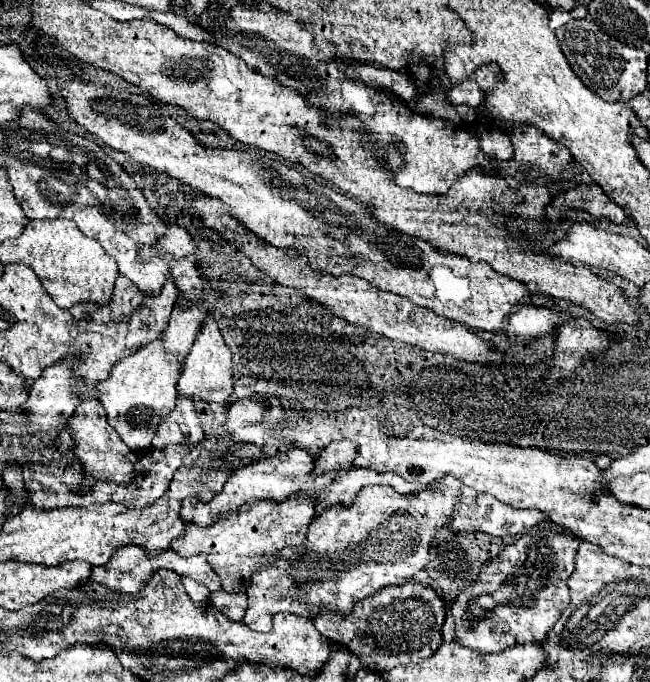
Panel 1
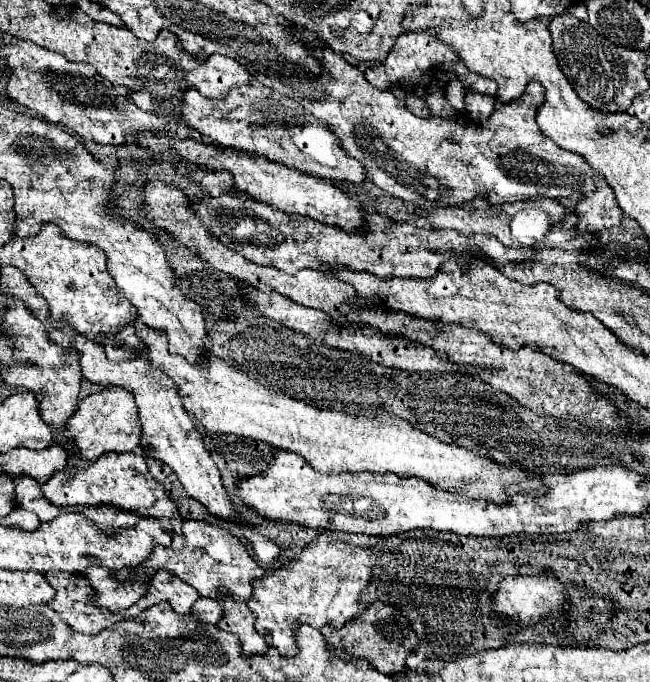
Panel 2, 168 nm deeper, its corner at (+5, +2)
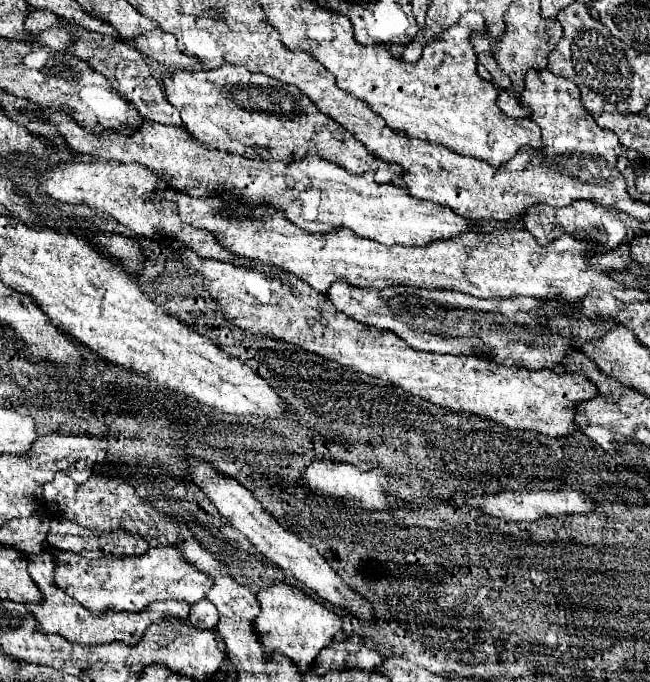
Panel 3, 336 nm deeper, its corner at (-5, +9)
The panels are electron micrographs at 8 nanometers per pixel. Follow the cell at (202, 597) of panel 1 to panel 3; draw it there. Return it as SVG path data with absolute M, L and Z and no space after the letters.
M39 553L39 555L29 555L27 557L27 571L33 579L33 583L41 591L41 601L39 603L27 603L27 611L35 617L35 629L41 633L55 633L61 635L63 639L71 643L81 643L81 645L103 645L103 643L113 643L121 641L125 645L137 645L147 631L151 623L157 623L161 619L187 619L189 605L183 605L183 601L163 601L151 605L151 609L143 613L105 613L103 617L91 617L87 609L83 609L75 599L67 597L67 593L61 593L61 589L55 589L51 585L51 569L55 569L55 563L49 559L49 553Z

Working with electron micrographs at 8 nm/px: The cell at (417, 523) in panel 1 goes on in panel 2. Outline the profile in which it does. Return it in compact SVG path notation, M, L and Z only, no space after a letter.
M319 532L315 540L314 545L305 546L285 568L277 568L269 576L253 580L253 594L247 608L255 614L257 632L267 644L277 646L283 656L293 656L297 652L293 630L299 624L343 628L345 616L349 616L349 620L355 618L361 608L361 594L369 588L373 578L373 564L381 558L381 550L373 546L337 548L333 532Z

